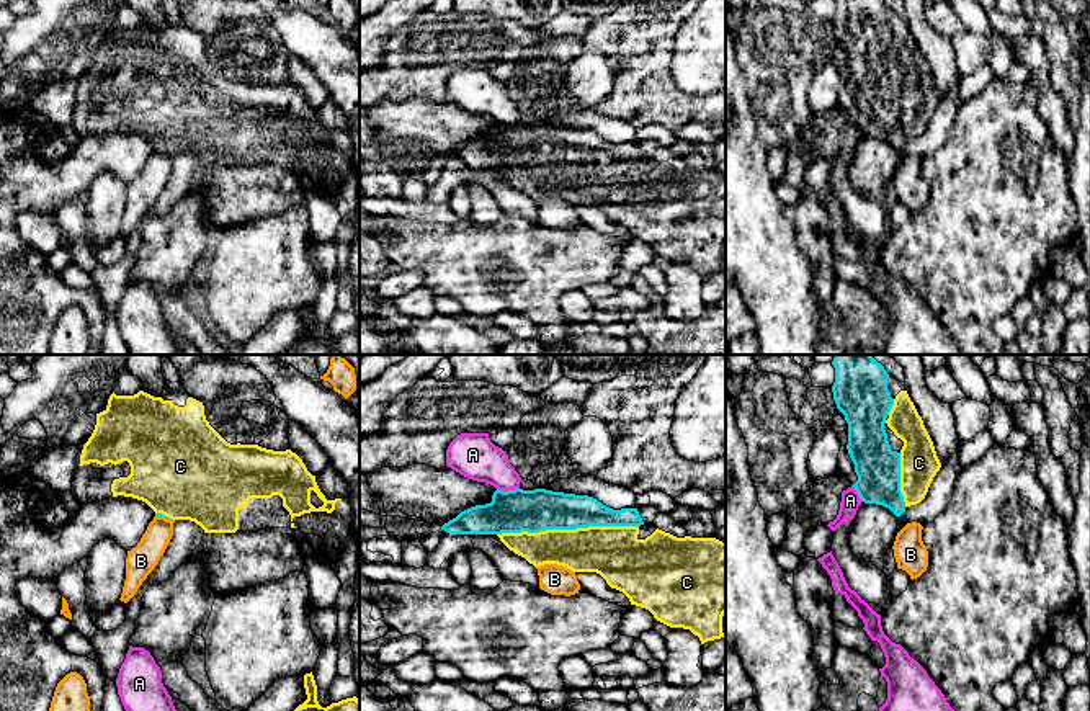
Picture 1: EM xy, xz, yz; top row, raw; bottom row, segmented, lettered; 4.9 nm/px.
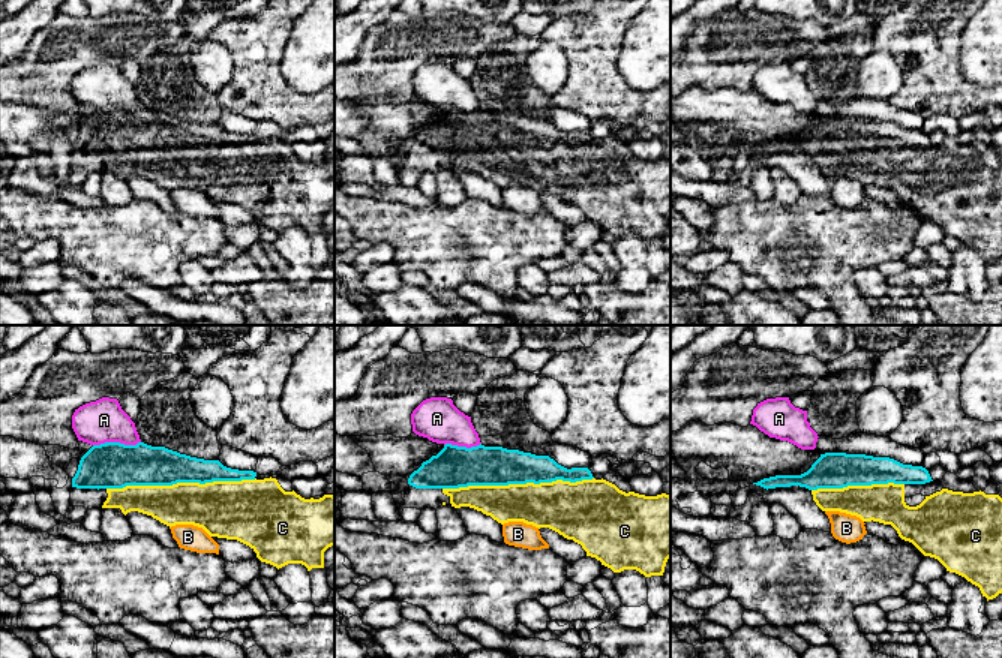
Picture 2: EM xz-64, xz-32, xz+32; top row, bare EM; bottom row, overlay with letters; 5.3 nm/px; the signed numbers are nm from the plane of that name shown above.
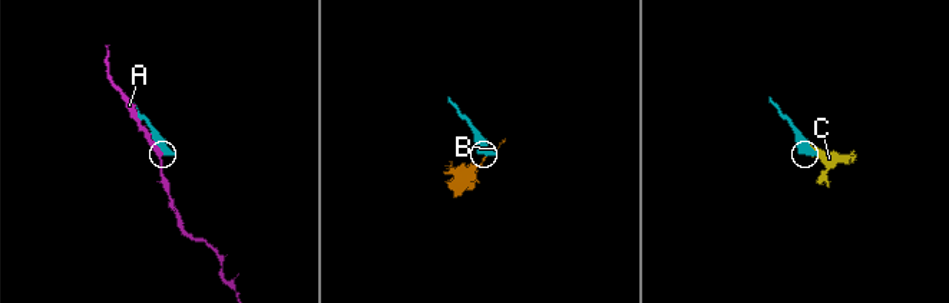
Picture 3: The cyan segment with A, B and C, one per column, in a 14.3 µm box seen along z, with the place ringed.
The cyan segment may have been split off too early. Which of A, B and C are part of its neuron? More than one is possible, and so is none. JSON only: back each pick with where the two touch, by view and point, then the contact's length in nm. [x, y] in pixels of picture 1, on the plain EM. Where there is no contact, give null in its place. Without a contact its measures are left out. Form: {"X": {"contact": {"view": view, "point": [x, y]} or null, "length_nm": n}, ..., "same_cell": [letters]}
{"C": {"contact": {"view": "xz", "point": [567, 162]}, "length_nm": 700}, "same_cell": ["C"]}

